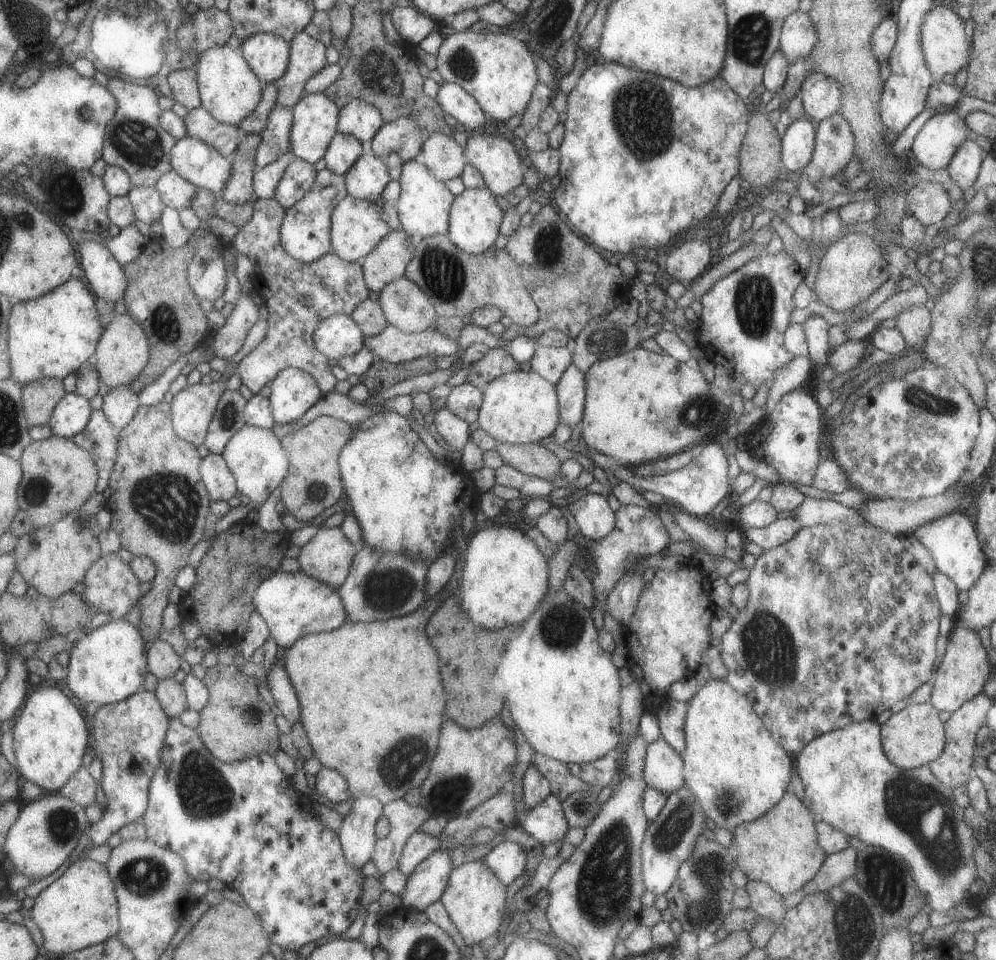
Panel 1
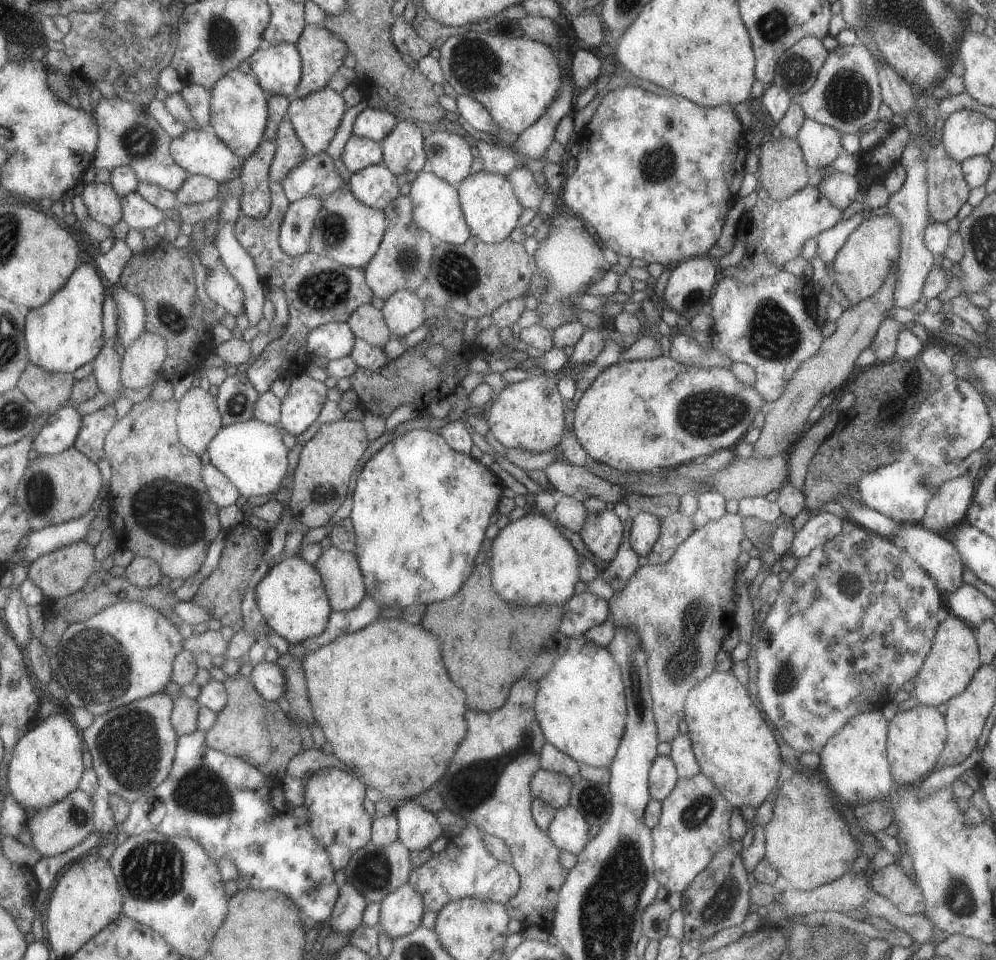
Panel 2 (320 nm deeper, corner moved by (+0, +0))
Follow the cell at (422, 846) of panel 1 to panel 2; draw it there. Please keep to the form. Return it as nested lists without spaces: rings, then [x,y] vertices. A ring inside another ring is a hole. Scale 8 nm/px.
[[[407,799],[403,805],[395,808],[394,815],[398,822],[398,839],[407,850],[417,850],[428,847],[433,840],[443,834],[443,830],[437,822],[436,815],[423,808],[415,799]]]

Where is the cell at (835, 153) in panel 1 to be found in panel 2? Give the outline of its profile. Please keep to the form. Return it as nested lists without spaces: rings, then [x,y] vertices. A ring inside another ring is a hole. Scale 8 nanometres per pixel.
[[[835,171],[826,179],[821,180],[816,187],[825,199],[843,211],[851,204],[851,201],[855,201],[855,194],[861,189],[861,186],[855,175],[850,176]]]

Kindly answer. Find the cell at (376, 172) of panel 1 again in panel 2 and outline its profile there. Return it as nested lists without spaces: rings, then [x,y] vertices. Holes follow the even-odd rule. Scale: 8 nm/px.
[[[371,165],[354,172],[349,178],[353,196],[365,206],[381,209],[397,198],[397,178],[383,165]]]

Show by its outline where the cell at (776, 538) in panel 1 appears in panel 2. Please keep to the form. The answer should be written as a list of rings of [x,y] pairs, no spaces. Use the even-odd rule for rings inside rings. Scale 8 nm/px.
[[[821,511],[812,514],[790,542],[790,554],[797,559],[841,533],[841,519]]]

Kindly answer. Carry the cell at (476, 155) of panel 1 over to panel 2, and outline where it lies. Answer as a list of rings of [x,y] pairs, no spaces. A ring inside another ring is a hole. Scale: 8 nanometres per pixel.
[[[517,167],[505,175],[522,208],[539,212],[539,202],[546,193],[546,187],[537,186],[533,174],[528,168]]]

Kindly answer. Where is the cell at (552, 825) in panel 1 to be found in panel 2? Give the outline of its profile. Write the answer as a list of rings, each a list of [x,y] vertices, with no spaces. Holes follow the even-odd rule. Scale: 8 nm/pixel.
[[[567,805],[555,811],[546,833],[559,850],[576,856],[591,839],[587,830],[589,825],[581,814],[571,805]]]

